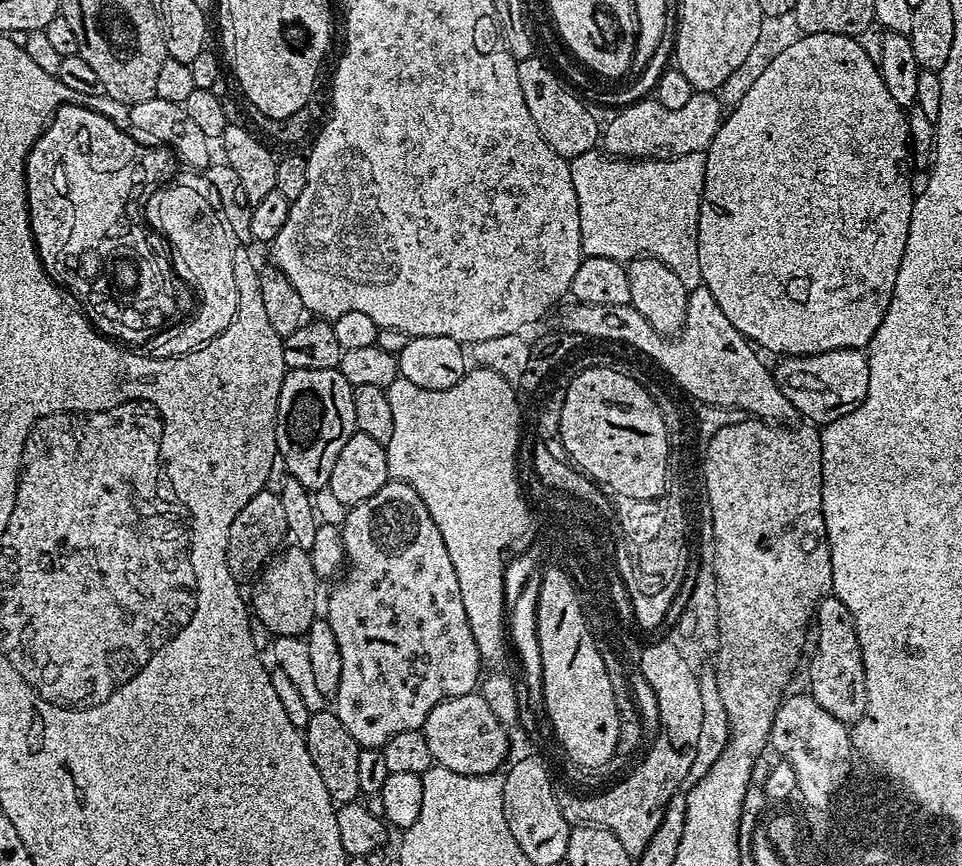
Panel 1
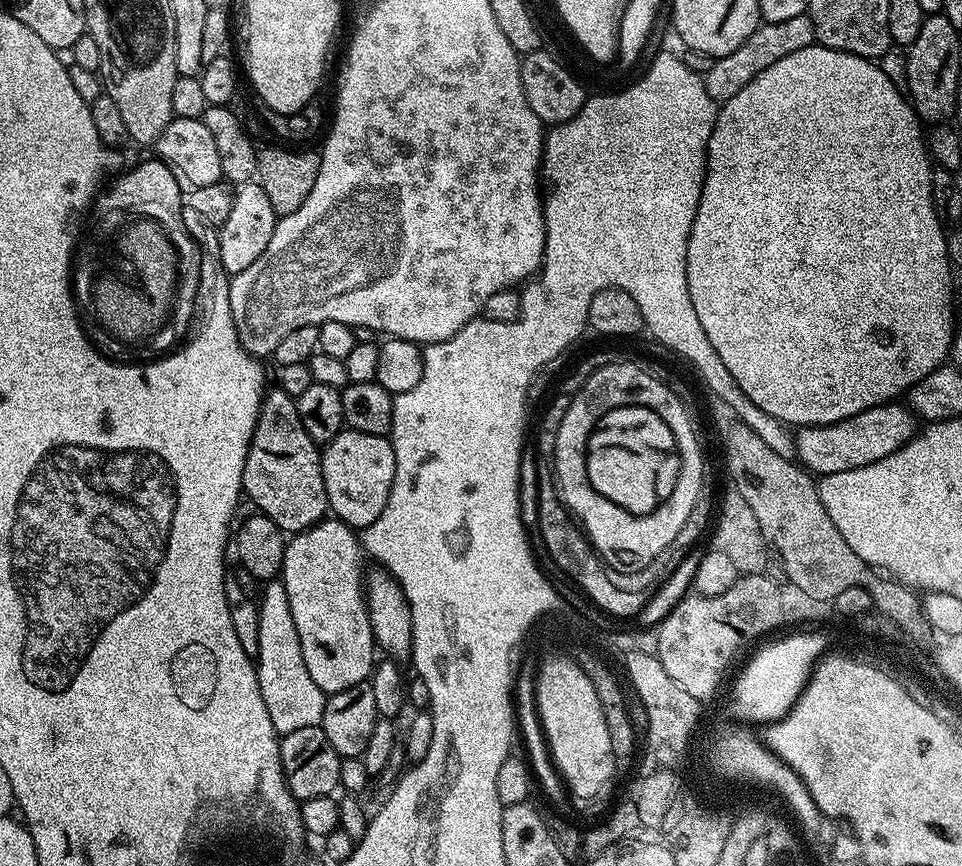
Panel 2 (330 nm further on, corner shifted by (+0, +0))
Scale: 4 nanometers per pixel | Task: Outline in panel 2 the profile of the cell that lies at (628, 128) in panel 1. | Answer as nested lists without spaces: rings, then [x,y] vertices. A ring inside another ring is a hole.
[[[806,14],[798,18],[786,18],[786,22],[761,23],[760,27],[754,30],[754,34],[750,34],[750,38],[746,38],[746,42],[738,46],[738,50],[713,59],[712,69],[703,73],[704,85],[710,98],[717,102],[734,98],[734,94],[738,94],[742,86],[758,78],[758,74],[762,74],[766,66],[774,66],[778,58],[786,58],[786,54],[794,54],[794,50],[802,50],[810,46],[815,39],[816,31],[811,18]]]

